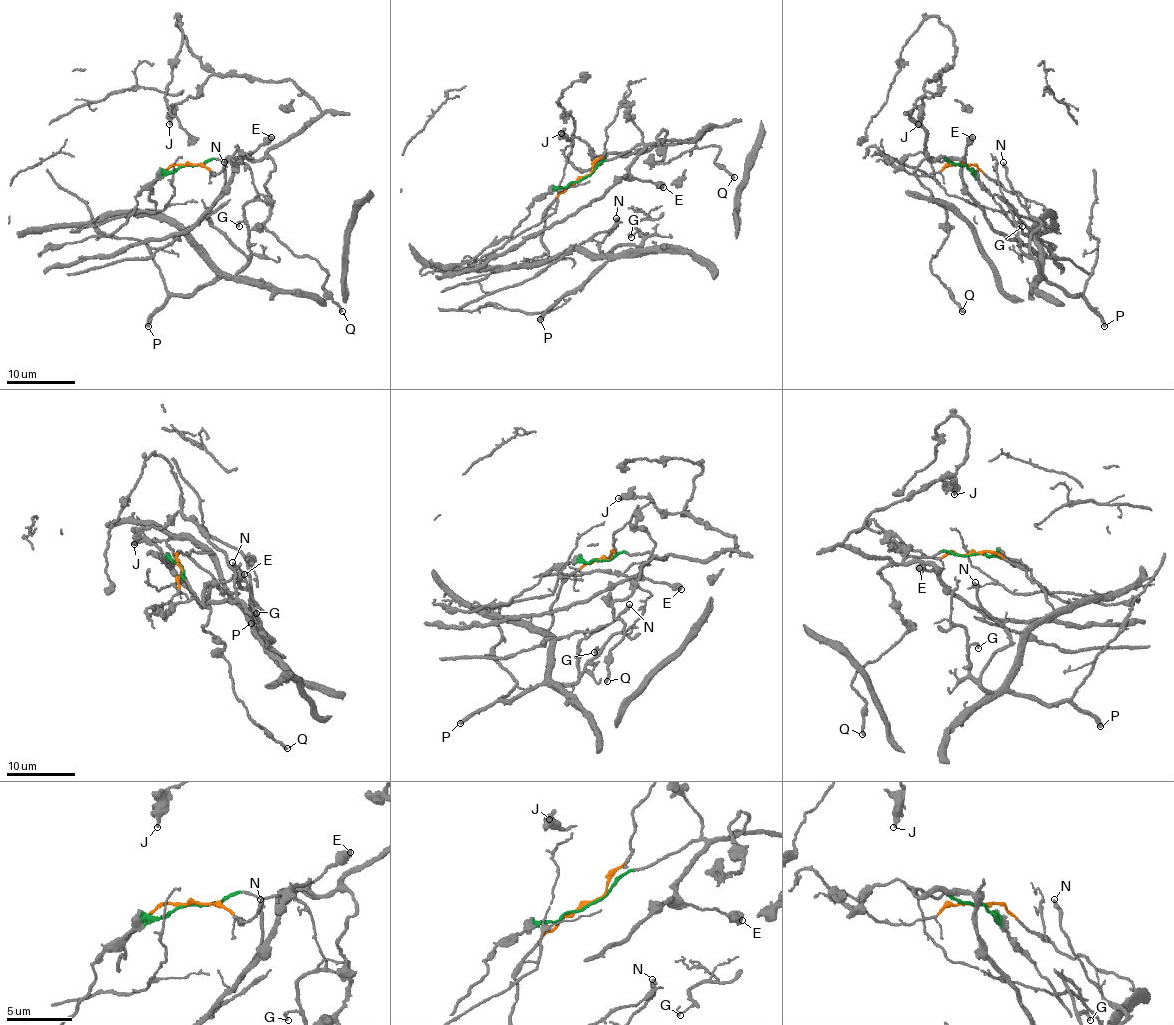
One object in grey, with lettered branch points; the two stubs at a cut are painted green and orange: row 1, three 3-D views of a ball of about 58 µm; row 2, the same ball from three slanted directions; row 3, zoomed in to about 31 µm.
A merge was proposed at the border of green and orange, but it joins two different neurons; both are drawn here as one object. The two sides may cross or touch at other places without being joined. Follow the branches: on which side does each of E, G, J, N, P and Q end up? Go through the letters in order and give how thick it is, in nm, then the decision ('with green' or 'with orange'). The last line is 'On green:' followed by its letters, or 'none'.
E: calibre 650 nm; with green
G: calibre 220 nm; with orange
J: calibre 320 nm; with green
N: calibre 280 nm; with orange
P: calibre 360 nm; with orange
Q: calibre 200 nm; with green
On green: E, J, Q

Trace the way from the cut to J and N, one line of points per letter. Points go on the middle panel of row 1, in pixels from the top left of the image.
J: (581, 178), (603, 161), (636, 146), (695, 140), (712, 127), (698, 139), (596, 156), (581, 140), (562, 134)
N: (581, 178), (546, 211), (546, 258), (640, 251), (614, 246), (602, 253), (615, 218)

